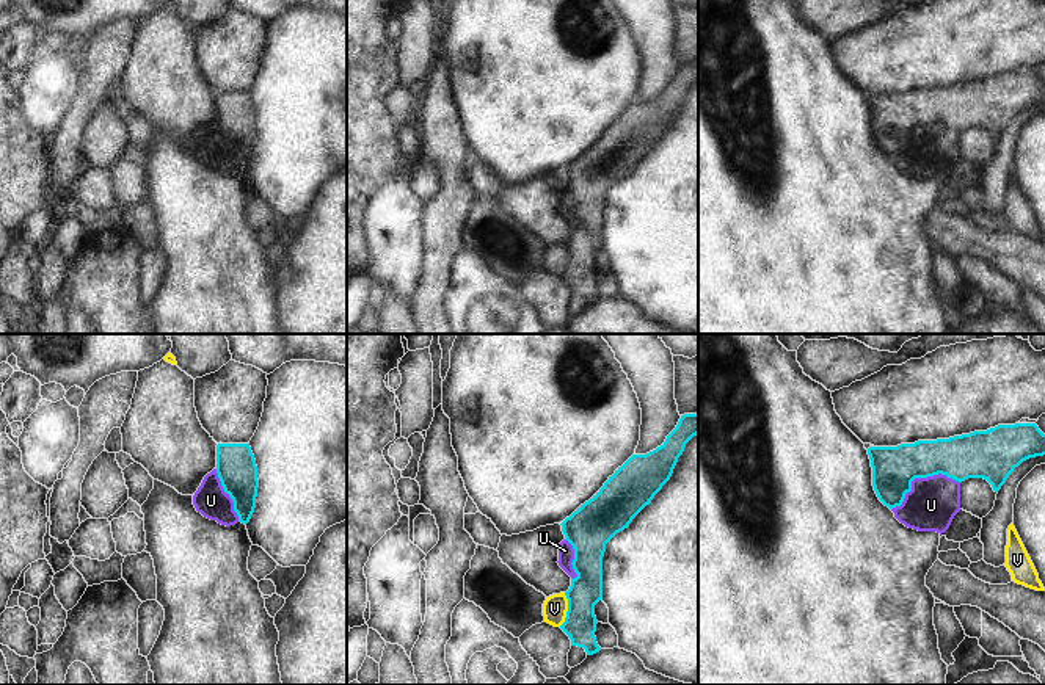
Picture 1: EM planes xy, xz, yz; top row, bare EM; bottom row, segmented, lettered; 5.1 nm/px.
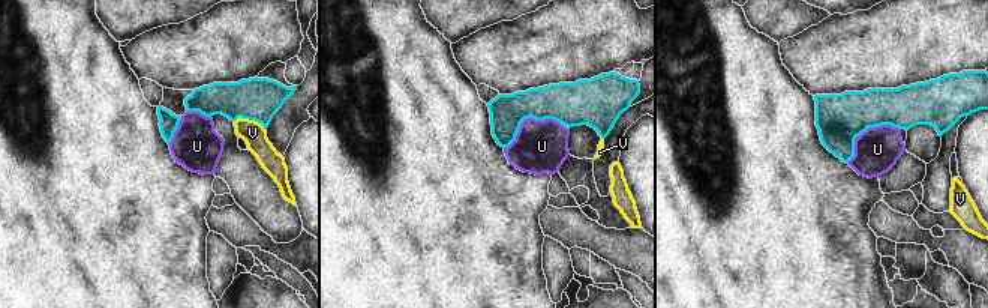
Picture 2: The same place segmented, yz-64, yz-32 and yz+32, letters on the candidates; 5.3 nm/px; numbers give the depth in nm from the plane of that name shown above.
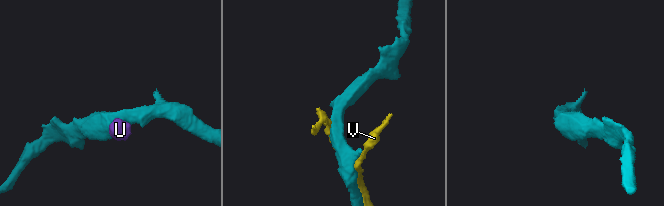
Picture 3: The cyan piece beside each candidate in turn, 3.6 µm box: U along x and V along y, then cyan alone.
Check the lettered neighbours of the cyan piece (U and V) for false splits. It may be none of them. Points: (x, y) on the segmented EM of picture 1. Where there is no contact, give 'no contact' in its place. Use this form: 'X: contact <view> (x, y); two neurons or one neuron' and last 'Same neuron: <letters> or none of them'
U: contact yz (920, 477); one neuron
V: contact xz (568, 610); two neurons
Same neuron: U

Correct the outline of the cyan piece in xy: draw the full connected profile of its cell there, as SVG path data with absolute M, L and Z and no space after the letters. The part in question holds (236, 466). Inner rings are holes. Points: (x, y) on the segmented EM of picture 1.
M218 444L217 467L204 477L193 505L221 525L246 525L256 508L257 487L257 466L249 444Z

